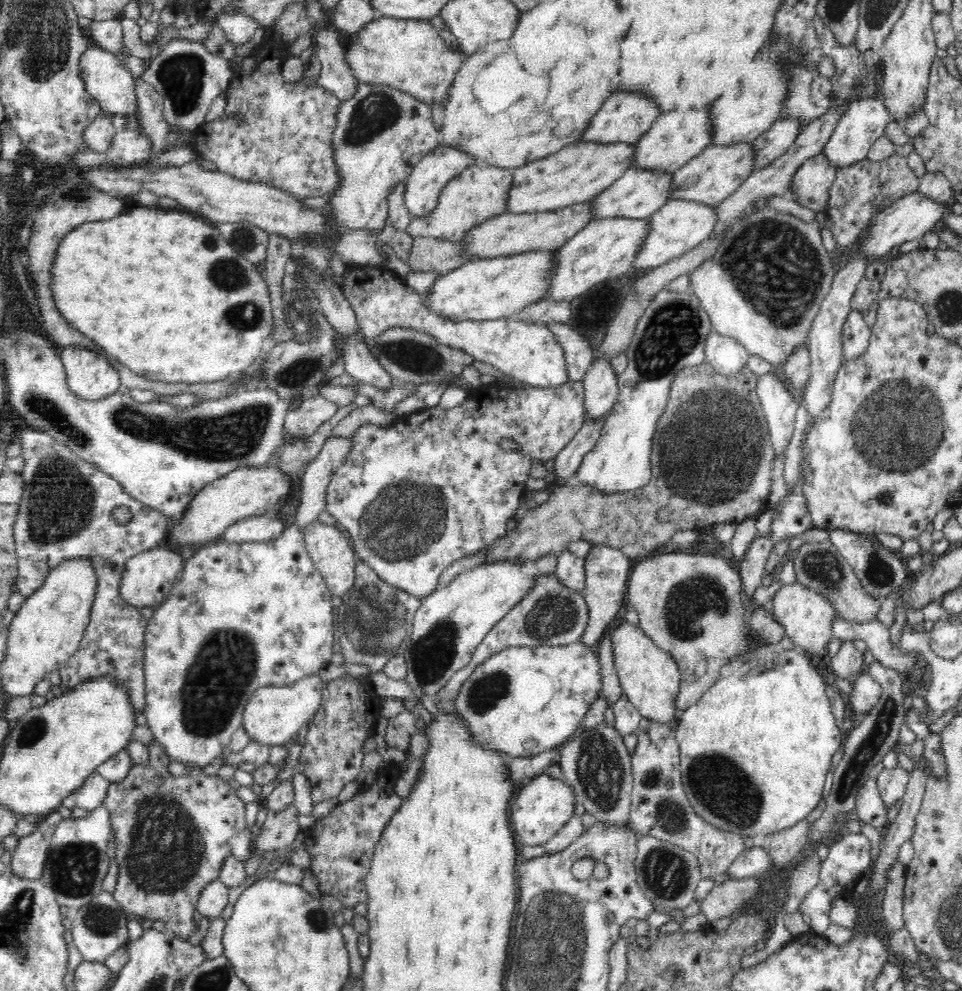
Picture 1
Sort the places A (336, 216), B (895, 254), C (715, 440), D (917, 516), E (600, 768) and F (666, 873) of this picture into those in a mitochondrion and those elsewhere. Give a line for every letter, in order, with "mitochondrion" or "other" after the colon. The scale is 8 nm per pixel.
A: other
B: other
C: mitochondrion
D: other
E: mitochondrion
F: mitochondrion

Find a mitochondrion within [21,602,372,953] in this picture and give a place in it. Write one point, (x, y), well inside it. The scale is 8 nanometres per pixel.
(164, 851)

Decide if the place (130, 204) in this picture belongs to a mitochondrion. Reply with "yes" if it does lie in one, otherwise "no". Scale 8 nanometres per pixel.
no

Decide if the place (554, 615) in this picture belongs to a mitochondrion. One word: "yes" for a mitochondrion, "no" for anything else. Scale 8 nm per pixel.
yes

